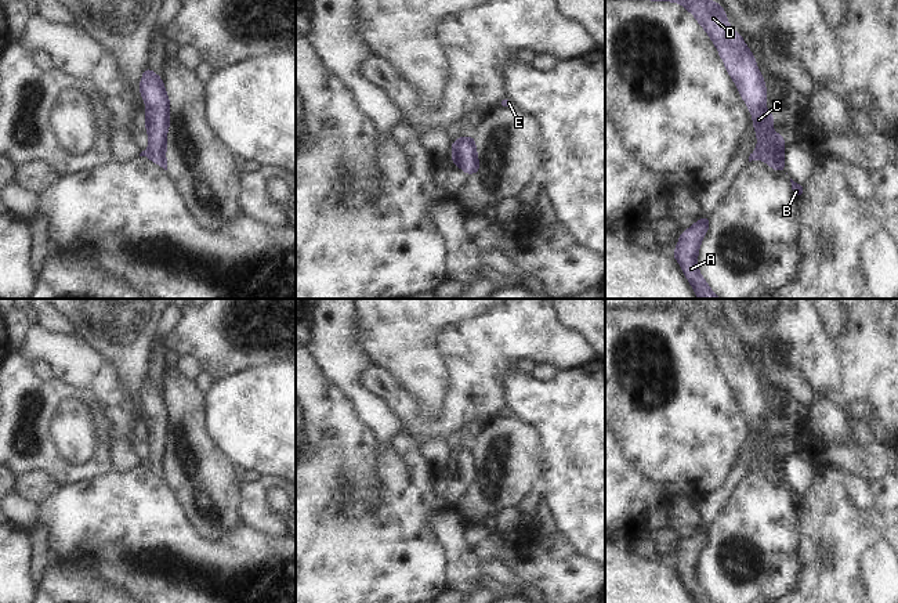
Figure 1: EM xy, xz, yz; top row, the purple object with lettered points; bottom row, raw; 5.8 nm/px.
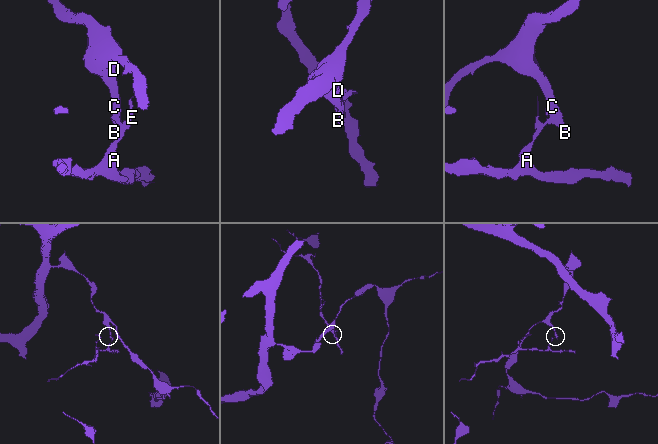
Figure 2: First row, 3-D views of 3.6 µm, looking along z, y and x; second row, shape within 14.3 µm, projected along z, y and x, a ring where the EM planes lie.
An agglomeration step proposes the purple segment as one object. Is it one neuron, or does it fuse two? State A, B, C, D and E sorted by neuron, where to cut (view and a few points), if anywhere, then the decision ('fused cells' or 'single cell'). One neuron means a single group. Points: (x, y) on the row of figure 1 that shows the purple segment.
groups A B E / C D; cut yz (755, 150), (761, 151), (766, 161), (782, 161); fused cells

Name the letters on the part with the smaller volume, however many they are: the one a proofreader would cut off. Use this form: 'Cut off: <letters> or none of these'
Cut off: A, B, E

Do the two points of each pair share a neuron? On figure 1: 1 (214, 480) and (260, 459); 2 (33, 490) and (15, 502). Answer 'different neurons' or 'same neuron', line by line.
1: different neurons
2: different neurons

